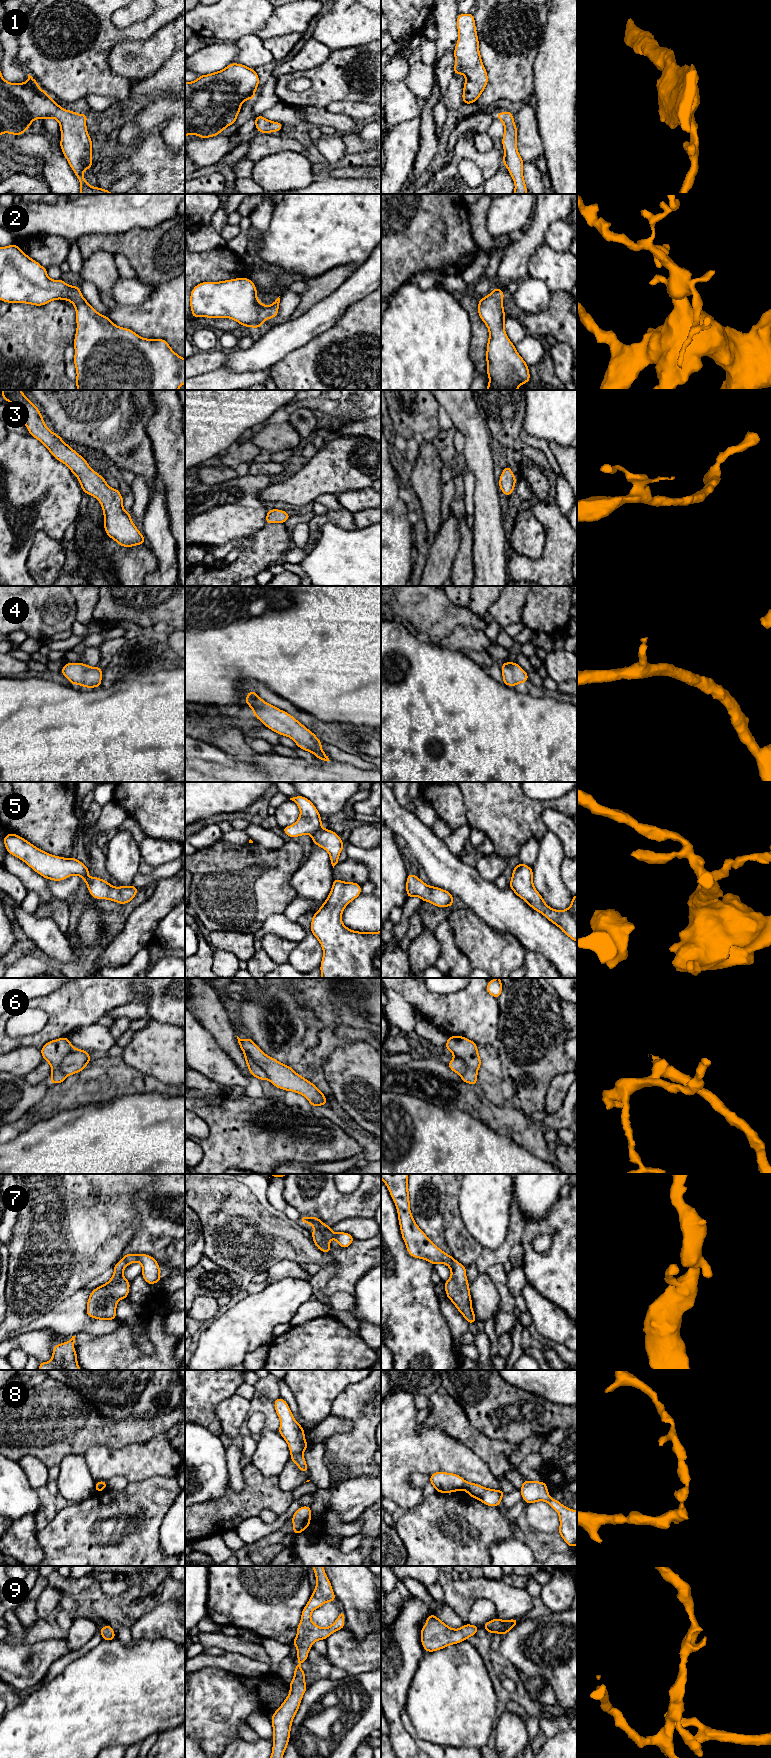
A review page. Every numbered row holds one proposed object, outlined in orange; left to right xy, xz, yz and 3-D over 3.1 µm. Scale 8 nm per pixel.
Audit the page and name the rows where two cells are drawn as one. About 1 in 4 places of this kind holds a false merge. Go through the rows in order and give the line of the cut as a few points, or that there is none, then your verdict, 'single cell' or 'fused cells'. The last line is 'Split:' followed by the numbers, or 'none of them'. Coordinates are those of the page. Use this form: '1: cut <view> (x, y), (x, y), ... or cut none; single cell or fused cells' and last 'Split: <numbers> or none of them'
1: cut none; single cell
2: cut none; single cell
3: cut none; single cell
4: cut none; single cell
5: cut none; single cell
6: cut xy (74, 1048), (64, 1057), (61, 1063), (60, 1069), (66, 1075); fused cells
7: cut none; single cell
8: cut xz (301, 1452), (291, 1454); fused cells
9: cut none; single cell
Split: 6, 8

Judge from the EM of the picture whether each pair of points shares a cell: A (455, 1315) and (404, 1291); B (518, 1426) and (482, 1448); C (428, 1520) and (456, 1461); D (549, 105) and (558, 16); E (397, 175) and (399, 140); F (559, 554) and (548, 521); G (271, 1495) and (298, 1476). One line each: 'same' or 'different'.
A: different
B: different
C: different
D: same
E: same
F: same
G: different

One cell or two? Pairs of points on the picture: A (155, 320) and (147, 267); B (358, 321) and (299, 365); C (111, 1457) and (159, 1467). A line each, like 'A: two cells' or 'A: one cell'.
A: two cells
B: one cell
C: one cell

